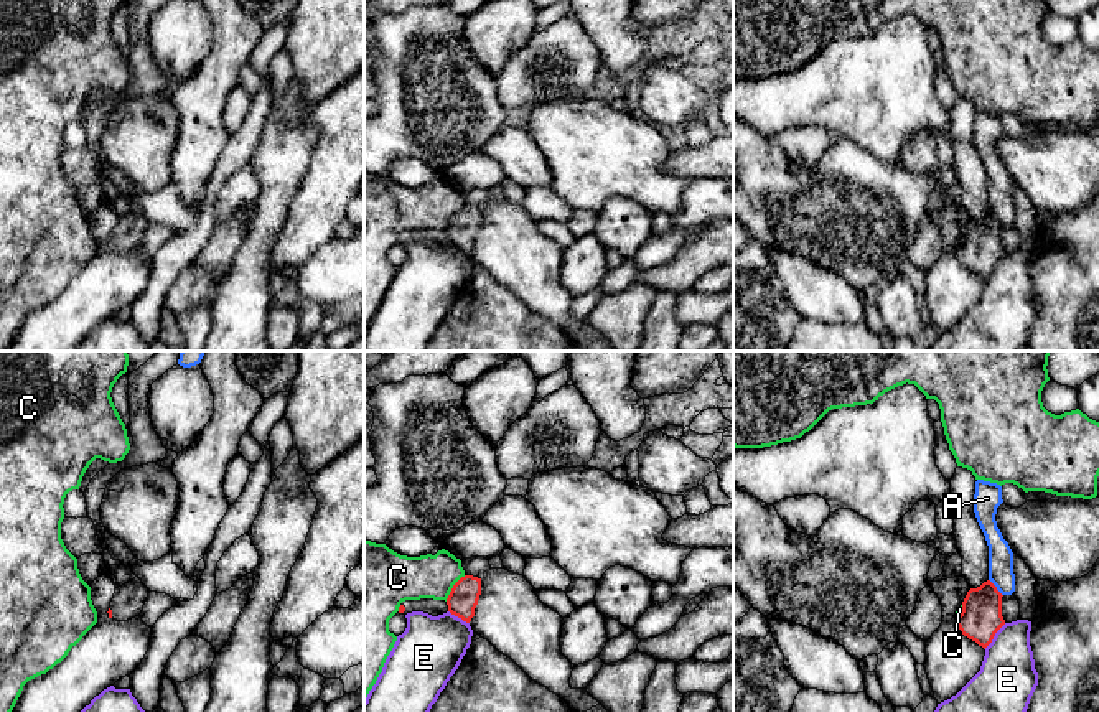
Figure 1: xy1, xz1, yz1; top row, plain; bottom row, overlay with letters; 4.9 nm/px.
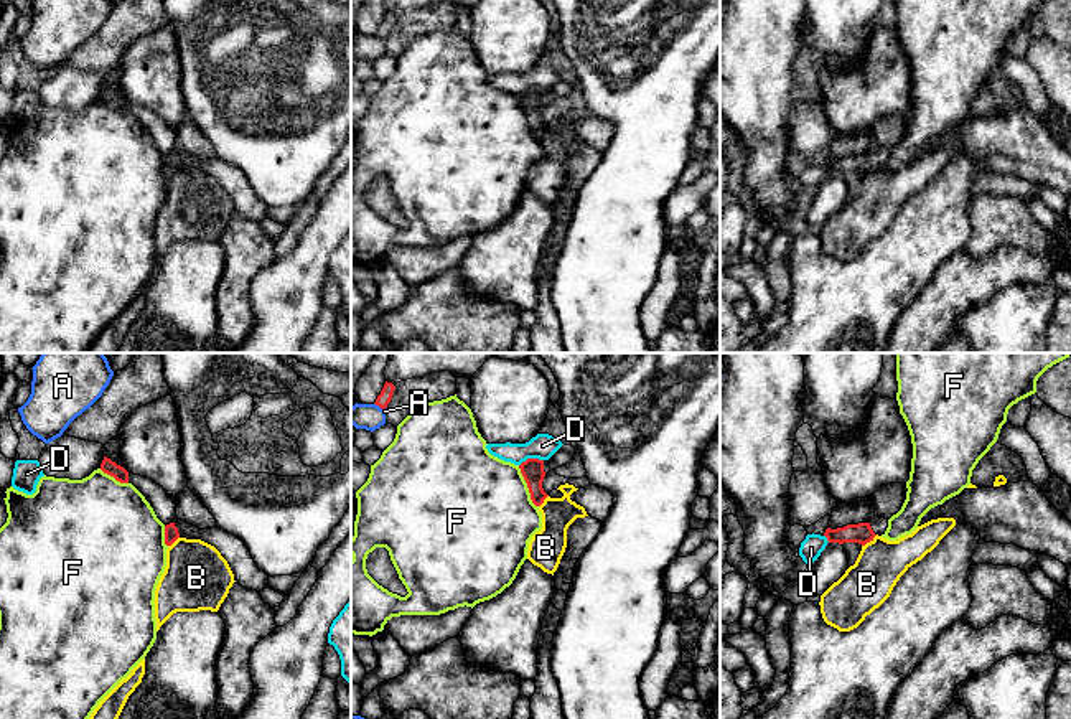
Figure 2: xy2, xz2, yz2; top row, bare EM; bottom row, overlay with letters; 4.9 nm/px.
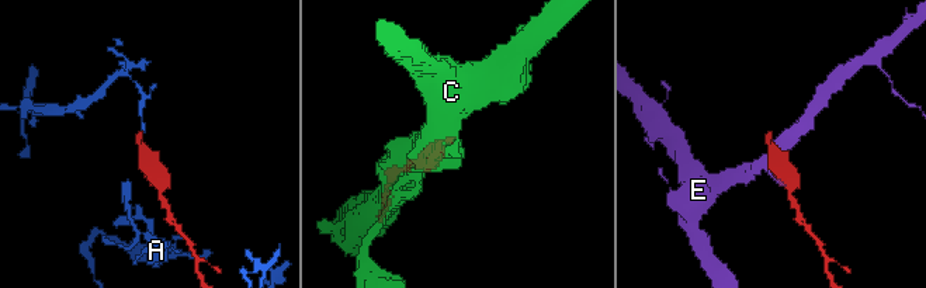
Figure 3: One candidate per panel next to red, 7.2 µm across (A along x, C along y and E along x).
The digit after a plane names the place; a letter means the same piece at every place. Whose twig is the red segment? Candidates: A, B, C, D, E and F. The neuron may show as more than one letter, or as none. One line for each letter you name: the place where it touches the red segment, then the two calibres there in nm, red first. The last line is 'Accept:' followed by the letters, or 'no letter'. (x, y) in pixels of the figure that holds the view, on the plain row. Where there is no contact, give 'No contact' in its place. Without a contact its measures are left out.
Accept: no letter

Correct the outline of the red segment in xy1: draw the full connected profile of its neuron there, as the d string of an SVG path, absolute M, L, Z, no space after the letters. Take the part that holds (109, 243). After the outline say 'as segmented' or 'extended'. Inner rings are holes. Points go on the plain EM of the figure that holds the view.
M138 208L115 219L114 229L109 237L109 249L127 252L140 247L150 221Z | extended

